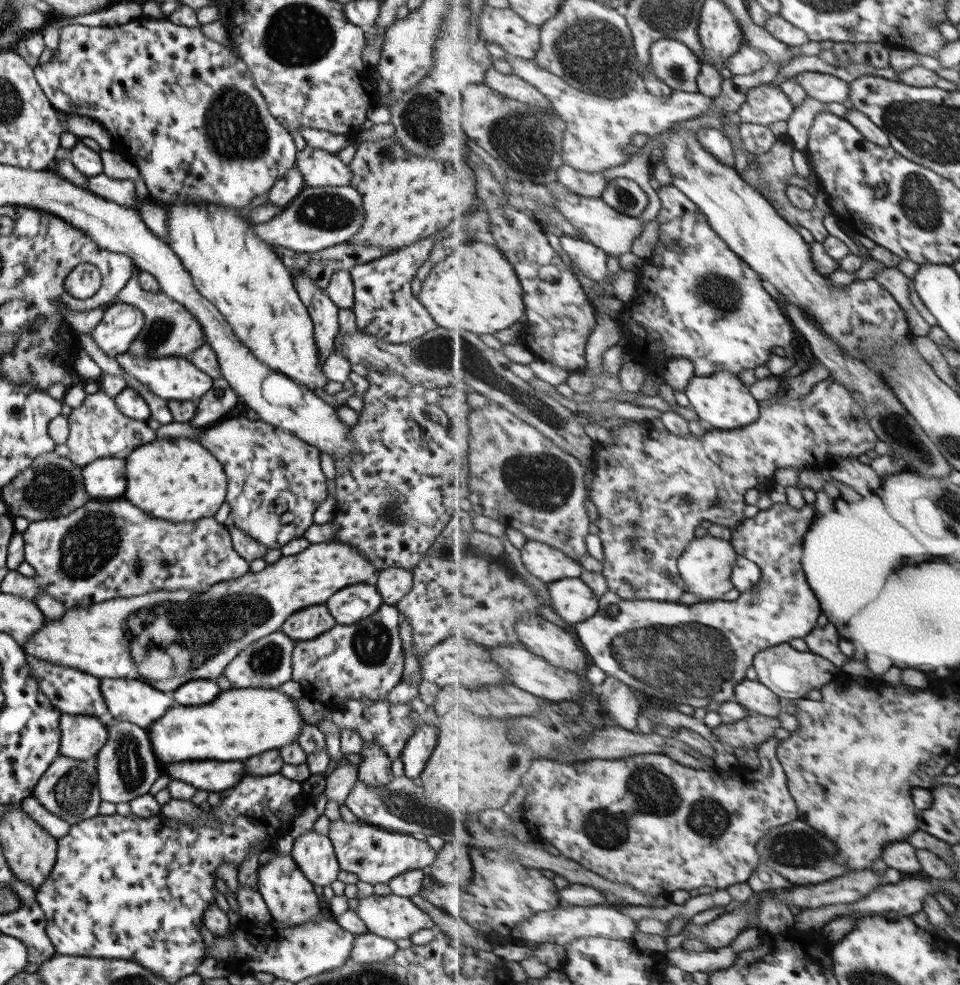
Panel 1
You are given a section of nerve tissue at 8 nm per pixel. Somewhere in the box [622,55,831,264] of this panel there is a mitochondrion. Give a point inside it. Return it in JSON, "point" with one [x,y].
{"point":[676,72]}

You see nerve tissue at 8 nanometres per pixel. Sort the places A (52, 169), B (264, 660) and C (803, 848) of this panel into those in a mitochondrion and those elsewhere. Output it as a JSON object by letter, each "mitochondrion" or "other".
{"A":"other","B":"mitochondrion","C":"mitochondrion"}

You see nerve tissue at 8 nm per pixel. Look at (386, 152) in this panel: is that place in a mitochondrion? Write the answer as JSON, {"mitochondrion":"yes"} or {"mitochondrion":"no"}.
{"mitochondrion":"yes"}

